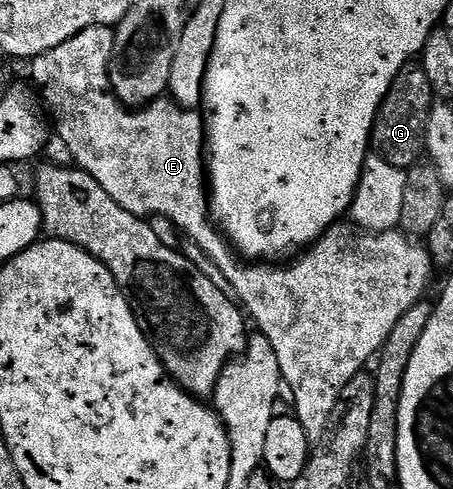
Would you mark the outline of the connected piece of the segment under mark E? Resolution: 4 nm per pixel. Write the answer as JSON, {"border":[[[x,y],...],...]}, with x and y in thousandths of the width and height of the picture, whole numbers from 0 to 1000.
{"border":[[[249,55],[183,59],[183,67],[157,76],[157,84],[139,84],[139,92],[119,104],[84,112],[71,123],[71,168],[97,217],[113,223],[121,274],[148,288],[148,305],[157,305],[161,315],[161,333],[210,362],[210,370],[219,370],[219,378],[227,378],[227,387],[236,387],[243,403],[272,419],[272,427],[313,444],[369,444],[369,452],[384,456],[424,503],[428,497],[479,544],[477,560],[501,581],[556,667],[561,661],[567,667],[561,671],[585,685],[589,697],[598,697],[598,714],[607,714],[607,730],[616,730],[627,789],[647,806],[645,838],[660,869],[669,869],[687,902],[709,898],[748,820],[748,804],[757,804],[766,779],[808,757],[806,740],[815,732],[817,740],[839,720],[854,689],[863,689],[872,656],[881,656],[881,648],[890,648],[907,624],[940,609],[938,593],[960,556],[956,528],[932,499],[929,505],[921,499],[927,495],[883,470],[792,476],[779,460],[737,460],[722,466],[698,497],[667,511],[640,546],[603,546],[611,542],[594,534],[543,534],[466,446],[453,319],[457,252],[446,229],[400,217],[373,198],[344,202],[309,223],[287,223],[265,211],[241,174],[241,125],[249,119],[252,70]]]}

